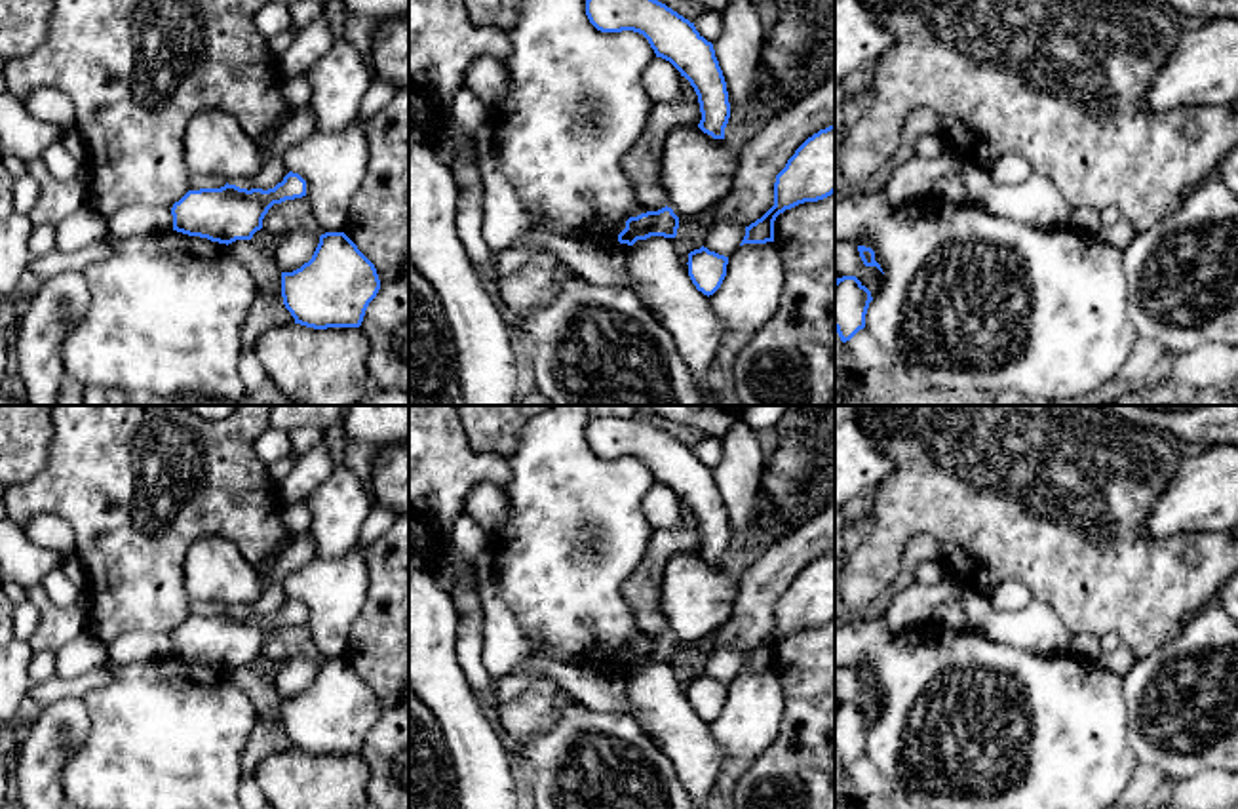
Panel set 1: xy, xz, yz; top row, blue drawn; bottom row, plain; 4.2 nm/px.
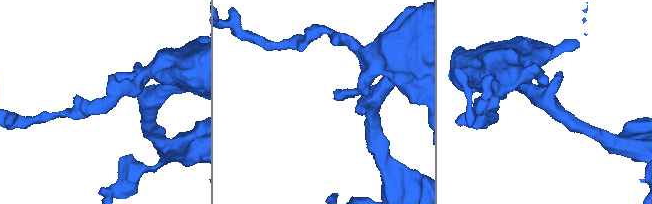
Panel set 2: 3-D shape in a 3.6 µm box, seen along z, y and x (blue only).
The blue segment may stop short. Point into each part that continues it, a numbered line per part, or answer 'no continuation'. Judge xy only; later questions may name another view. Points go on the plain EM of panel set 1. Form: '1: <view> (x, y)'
no continuation

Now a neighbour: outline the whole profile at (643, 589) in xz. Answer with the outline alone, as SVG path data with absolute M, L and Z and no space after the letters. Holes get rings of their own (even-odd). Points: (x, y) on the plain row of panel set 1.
M681 503L681 523L667 529L652 529L645 556L637 571L624 586L637 626L650 638L667 632L666 615L660 607L662 573L675 554L698 552L702 546L700 529L690 508Z

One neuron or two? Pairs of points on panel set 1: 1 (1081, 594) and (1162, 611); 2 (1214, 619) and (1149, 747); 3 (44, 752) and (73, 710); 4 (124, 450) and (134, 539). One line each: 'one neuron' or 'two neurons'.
1: one neuron
2: one neuron
3: one neuron
4: one neuron

